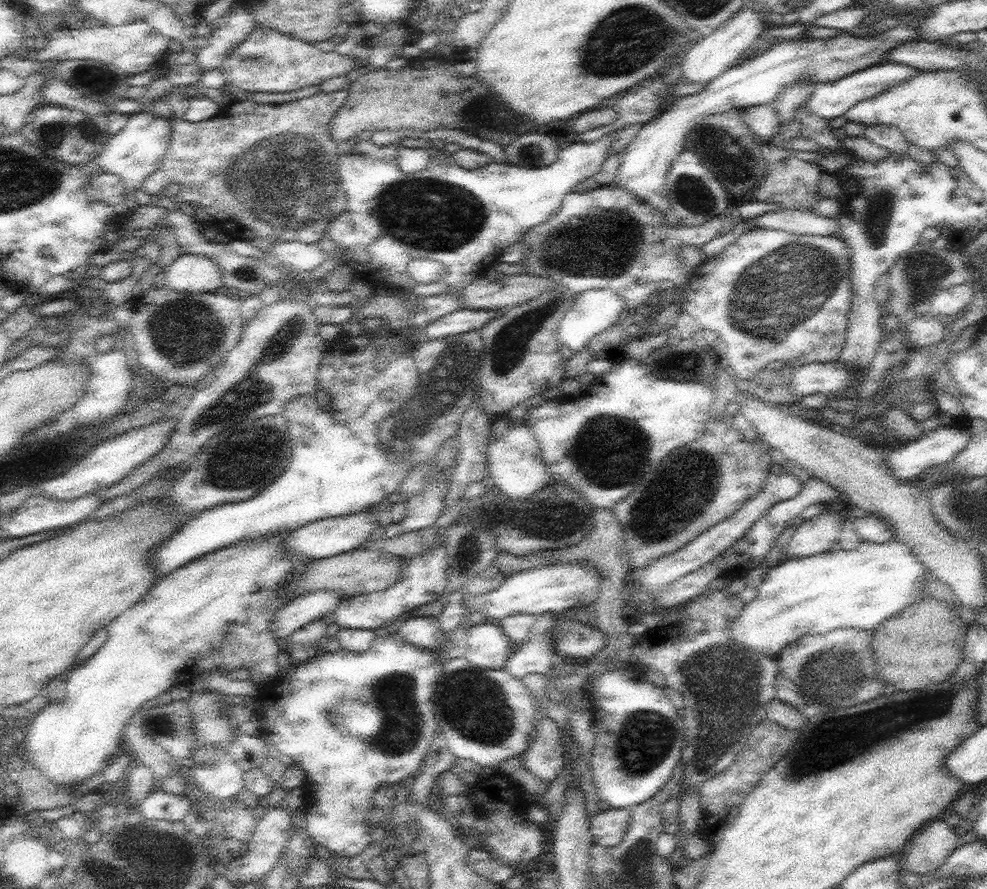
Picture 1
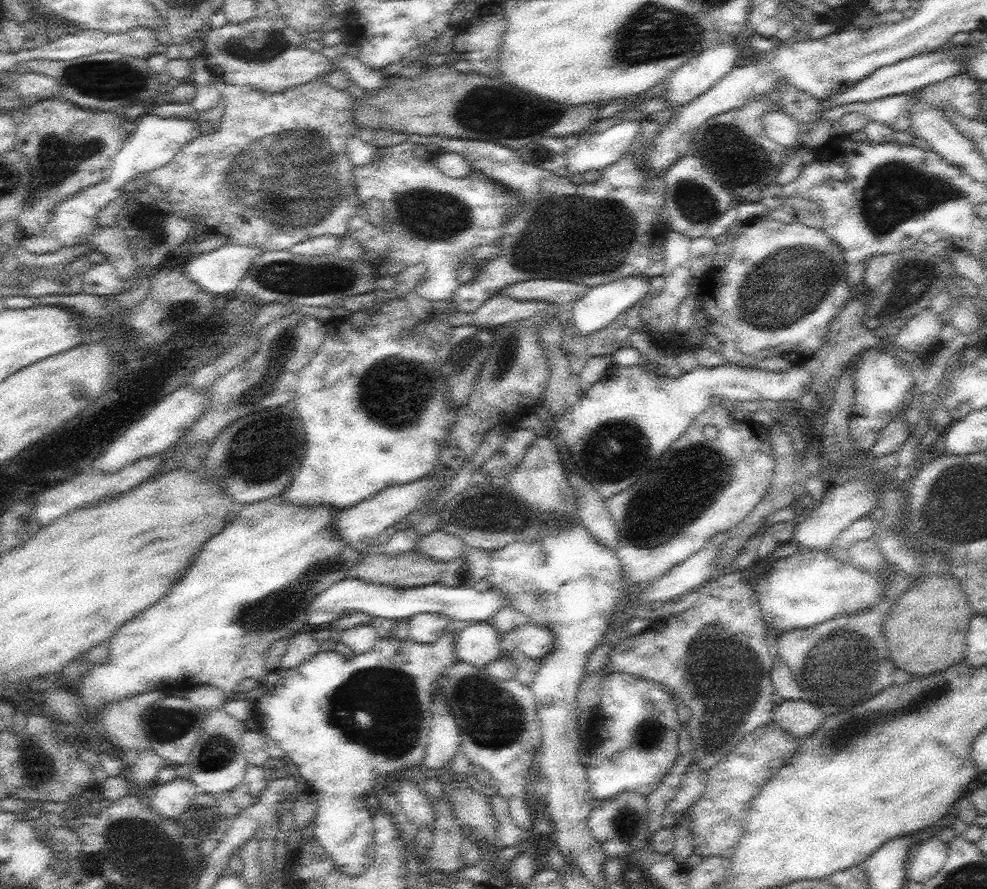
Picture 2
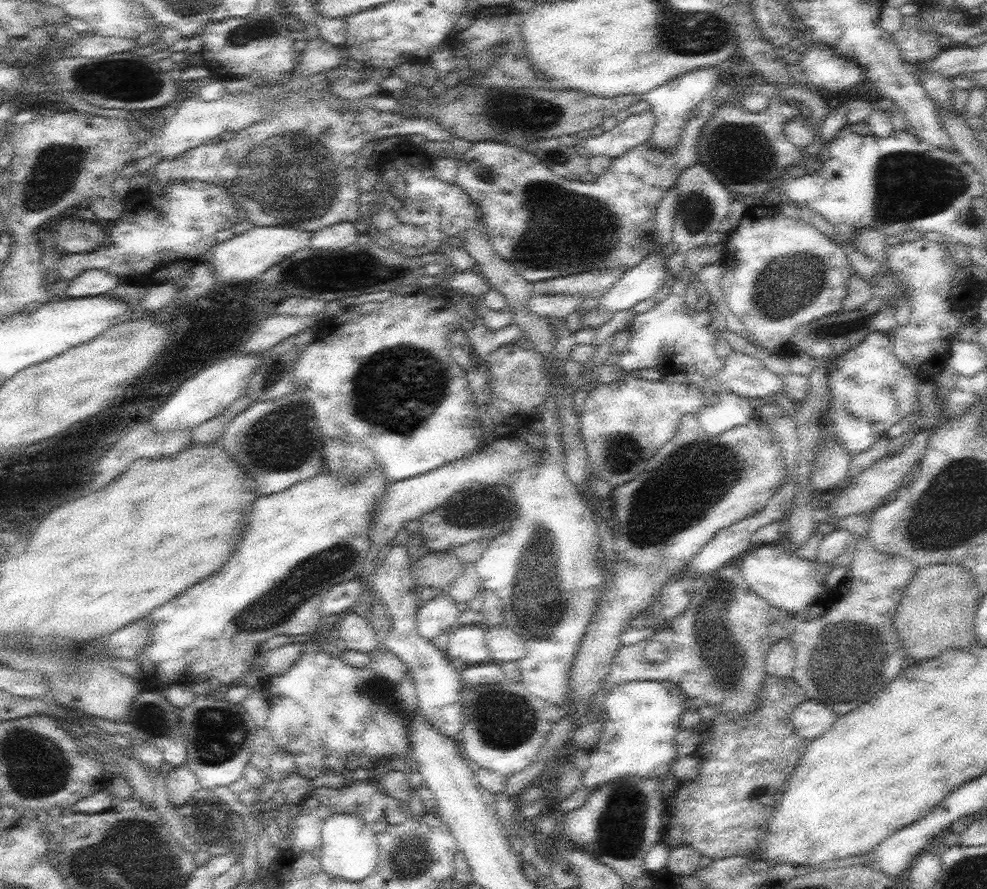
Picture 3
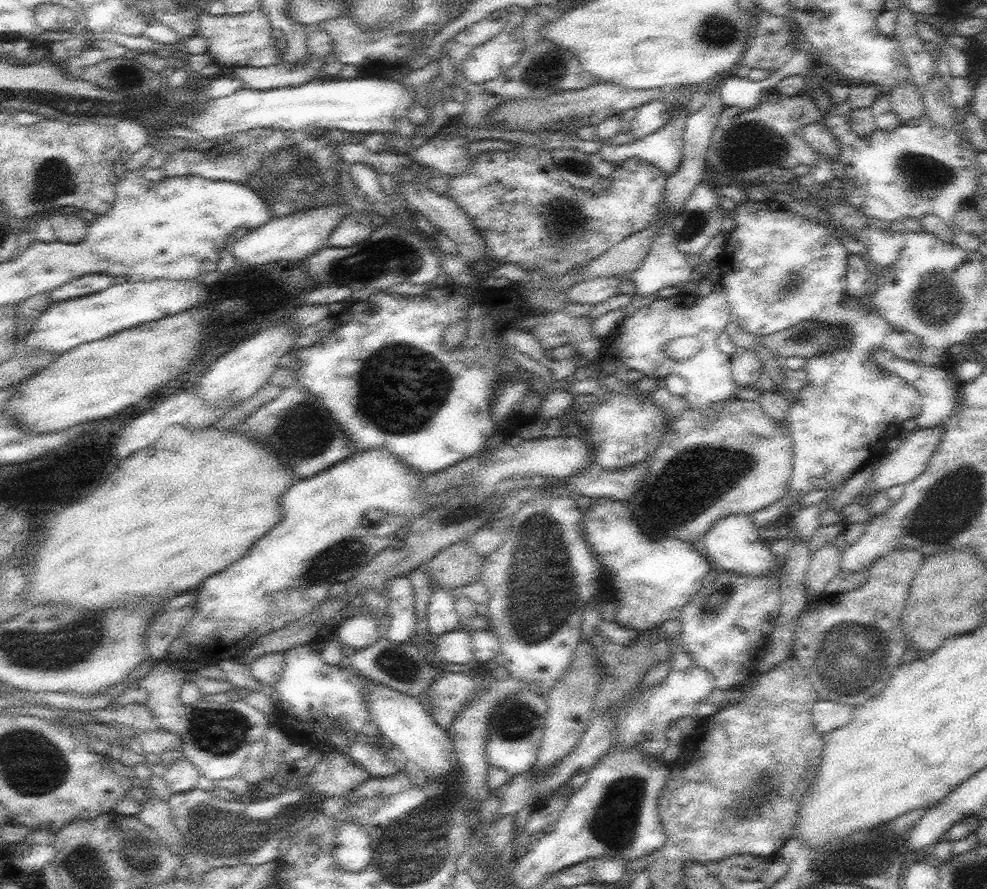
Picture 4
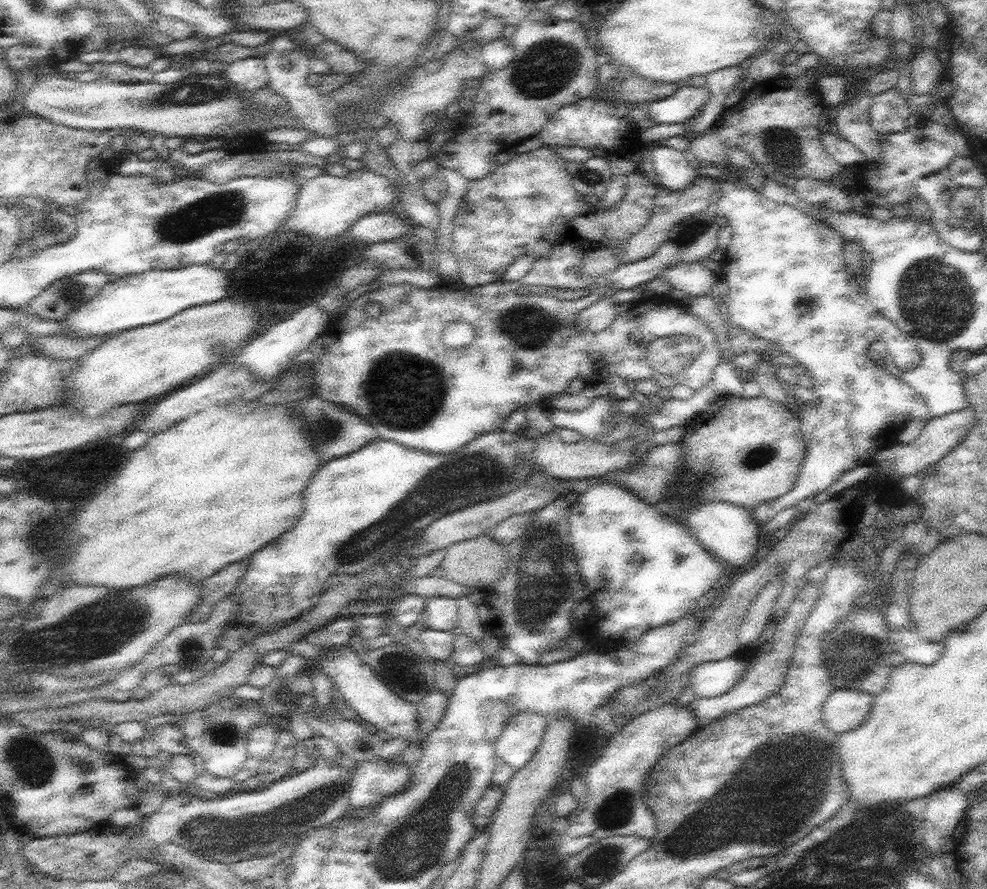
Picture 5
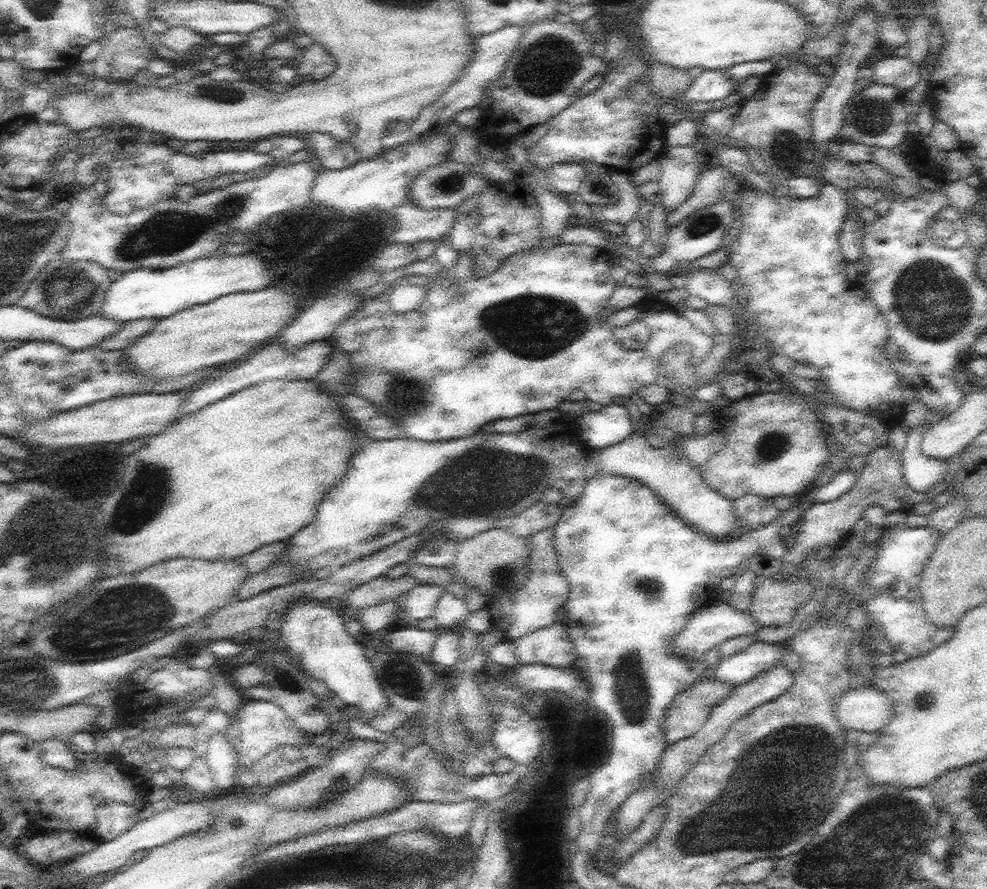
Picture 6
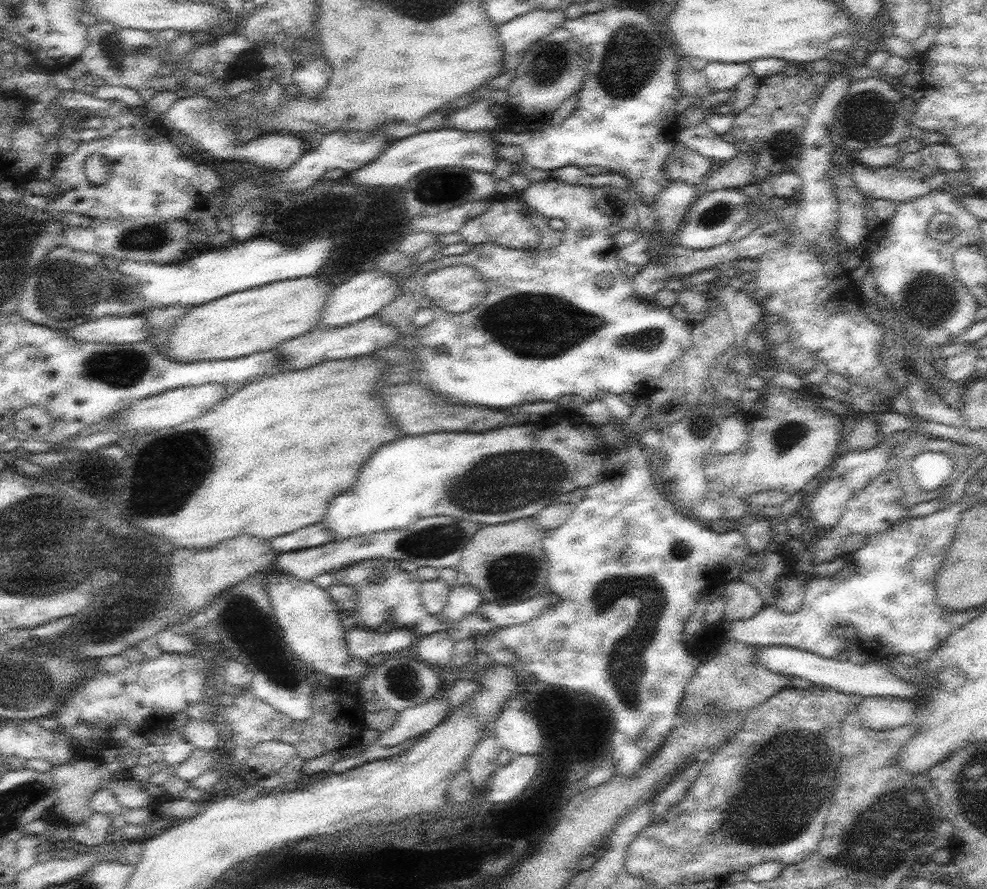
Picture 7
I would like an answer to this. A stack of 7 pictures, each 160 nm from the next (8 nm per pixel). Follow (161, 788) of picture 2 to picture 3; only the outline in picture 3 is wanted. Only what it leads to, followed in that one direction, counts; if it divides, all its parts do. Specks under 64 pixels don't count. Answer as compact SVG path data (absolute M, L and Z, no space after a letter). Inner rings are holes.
M186 764L174 767L165 779L170 802L180 808L201 787L198 777Z

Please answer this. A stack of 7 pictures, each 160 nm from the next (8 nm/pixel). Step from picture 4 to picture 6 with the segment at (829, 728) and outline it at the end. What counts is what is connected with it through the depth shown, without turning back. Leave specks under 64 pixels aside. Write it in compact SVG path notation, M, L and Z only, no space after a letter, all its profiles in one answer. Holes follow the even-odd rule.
M874 686L849 689L836 707L838 720L845 732L878 732L892 720L894 711L891 696Z

